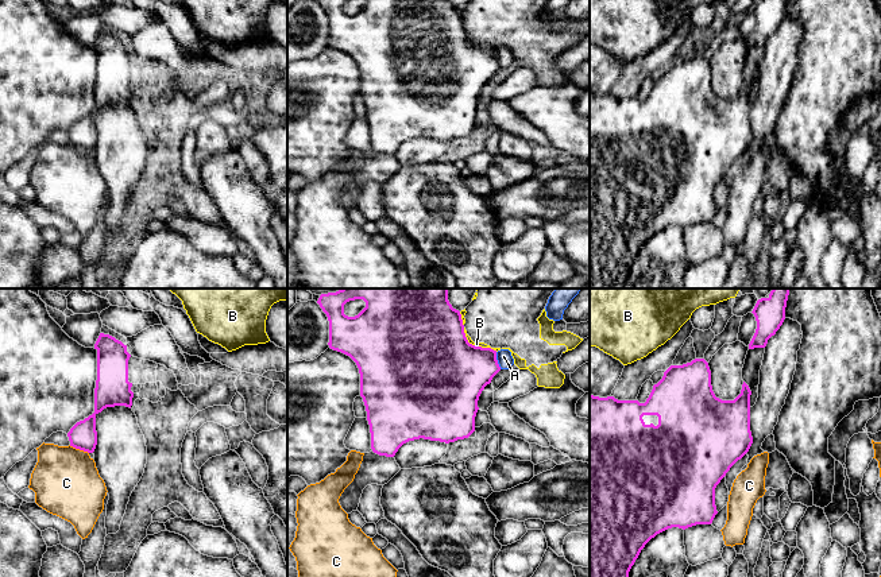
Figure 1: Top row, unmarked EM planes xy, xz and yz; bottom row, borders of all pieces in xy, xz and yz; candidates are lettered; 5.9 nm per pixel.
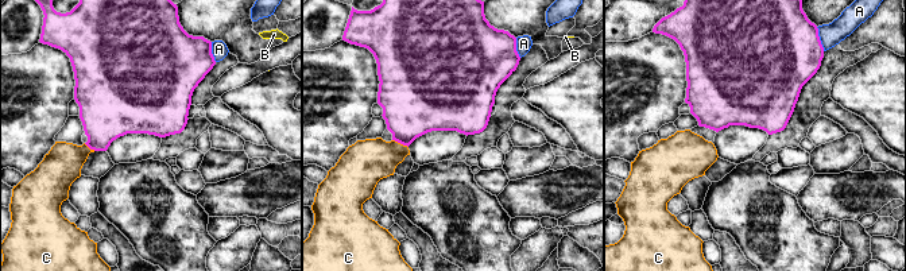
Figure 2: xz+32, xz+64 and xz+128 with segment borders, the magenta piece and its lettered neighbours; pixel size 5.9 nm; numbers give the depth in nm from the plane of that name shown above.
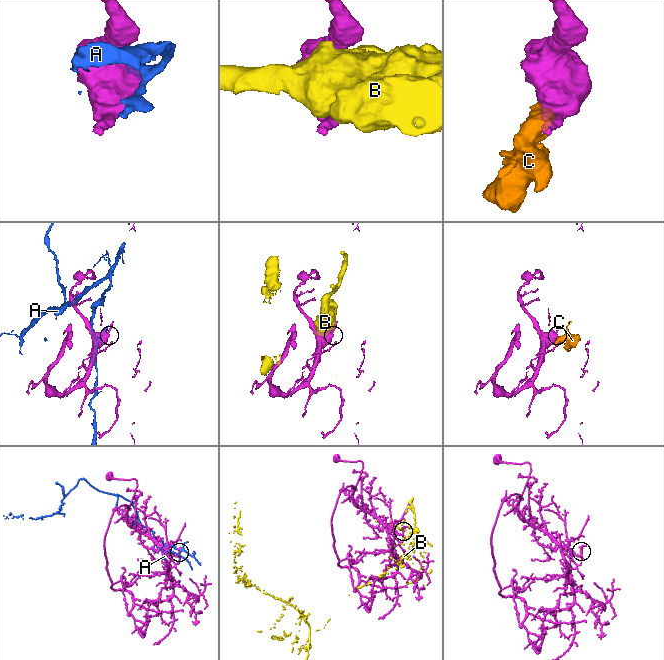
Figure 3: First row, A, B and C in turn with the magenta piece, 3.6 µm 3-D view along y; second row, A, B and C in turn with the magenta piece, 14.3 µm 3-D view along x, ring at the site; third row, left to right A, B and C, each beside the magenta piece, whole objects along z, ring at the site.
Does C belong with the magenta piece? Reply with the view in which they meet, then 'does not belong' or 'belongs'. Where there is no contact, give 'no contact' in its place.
contact in xy; belongs

